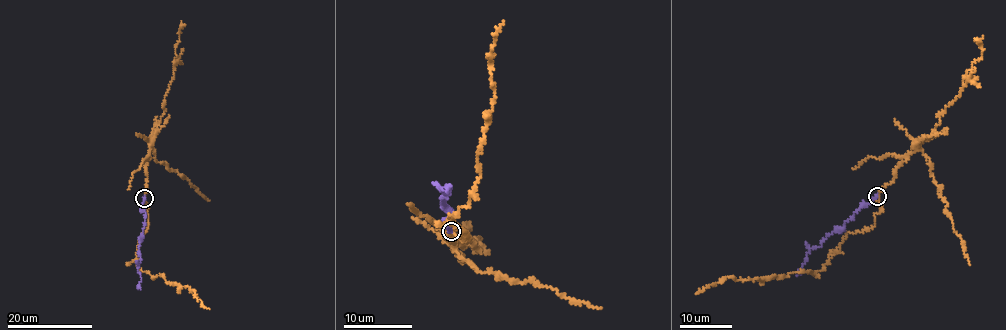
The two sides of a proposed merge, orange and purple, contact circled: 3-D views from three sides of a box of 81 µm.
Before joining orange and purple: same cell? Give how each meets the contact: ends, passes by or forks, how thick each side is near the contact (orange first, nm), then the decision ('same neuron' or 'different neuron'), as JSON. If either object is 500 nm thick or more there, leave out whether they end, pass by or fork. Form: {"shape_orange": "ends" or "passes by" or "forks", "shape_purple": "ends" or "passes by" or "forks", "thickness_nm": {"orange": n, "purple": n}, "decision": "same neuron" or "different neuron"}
{"shape_orange": "passes by", "shape_purple": "ends", "thickness_nm": {"orange": 200, "purple": 240}, "decision": "different neuron"}

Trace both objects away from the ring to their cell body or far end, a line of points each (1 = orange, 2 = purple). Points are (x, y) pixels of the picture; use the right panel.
1: (878, 196), (880, 210), (874, 225), (845, 234), (821, 271), (784, 277), (731, 277), (696, 294)
2: (878, 196), (865, 204), (853, 218), (826, 237), (819, 246), (810, 250), (797, 275)

